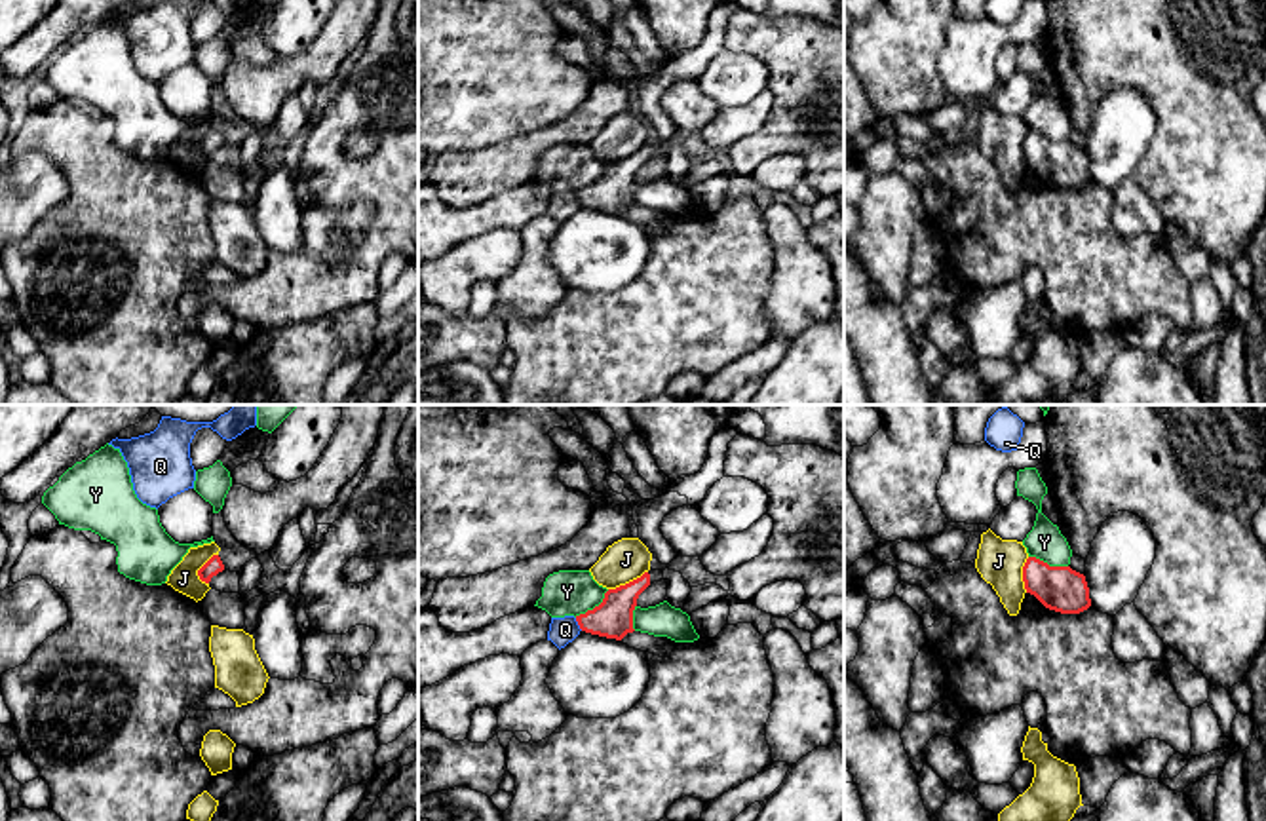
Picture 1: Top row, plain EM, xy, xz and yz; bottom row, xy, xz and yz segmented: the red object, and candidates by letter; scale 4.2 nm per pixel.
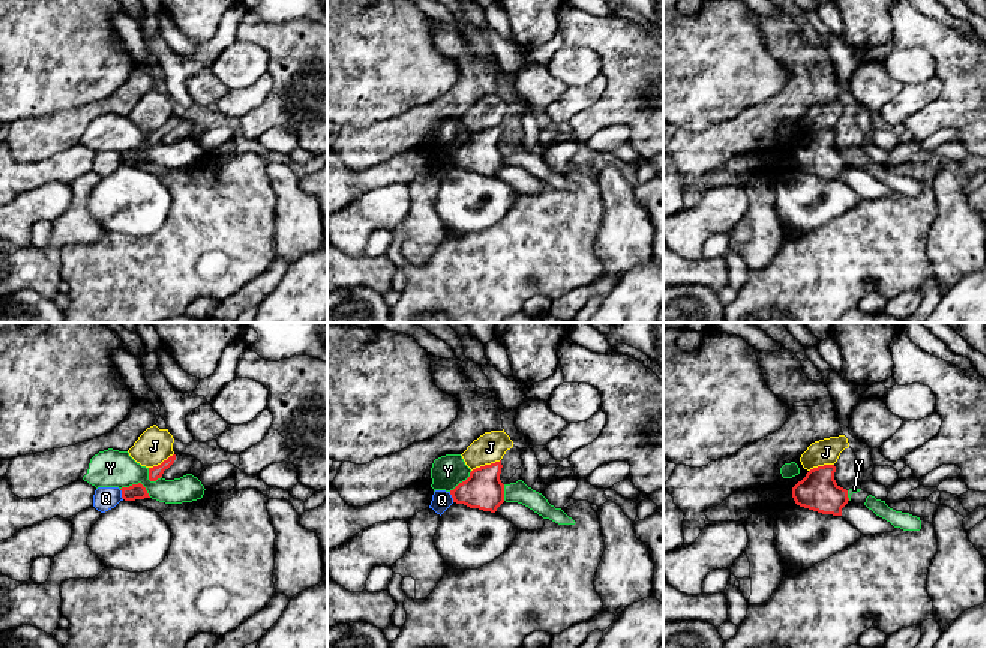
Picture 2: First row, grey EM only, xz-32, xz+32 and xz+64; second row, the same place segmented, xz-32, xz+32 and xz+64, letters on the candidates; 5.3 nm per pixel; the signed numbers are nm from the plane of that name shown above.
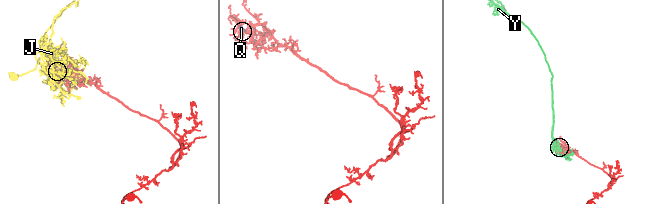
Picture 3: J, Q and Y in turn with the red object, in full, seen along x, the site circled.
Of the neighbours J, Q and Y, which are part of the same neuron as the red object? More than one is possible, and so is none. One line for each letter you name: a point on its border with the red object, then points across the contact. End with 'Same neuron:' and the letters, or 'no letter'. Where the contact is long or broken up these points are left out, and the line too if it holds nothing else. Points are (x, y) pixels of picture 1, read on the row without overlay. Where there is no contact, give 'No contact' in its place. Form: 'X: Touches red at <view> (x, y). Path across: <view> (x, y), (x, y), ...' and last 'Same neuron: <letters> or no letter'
Same neuron: no letter

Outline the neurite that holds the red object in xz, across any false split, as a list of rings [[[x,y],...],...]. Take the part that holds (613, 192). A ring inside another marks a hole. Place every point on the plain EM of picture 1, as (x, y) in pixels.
[[[644,146],[641,152],[608,163],[604,173],[593,184],[576,190],[582,205],[622,215],[627,207],[633,207],[633,184],[639,169],[650,160],[650,148]]]

